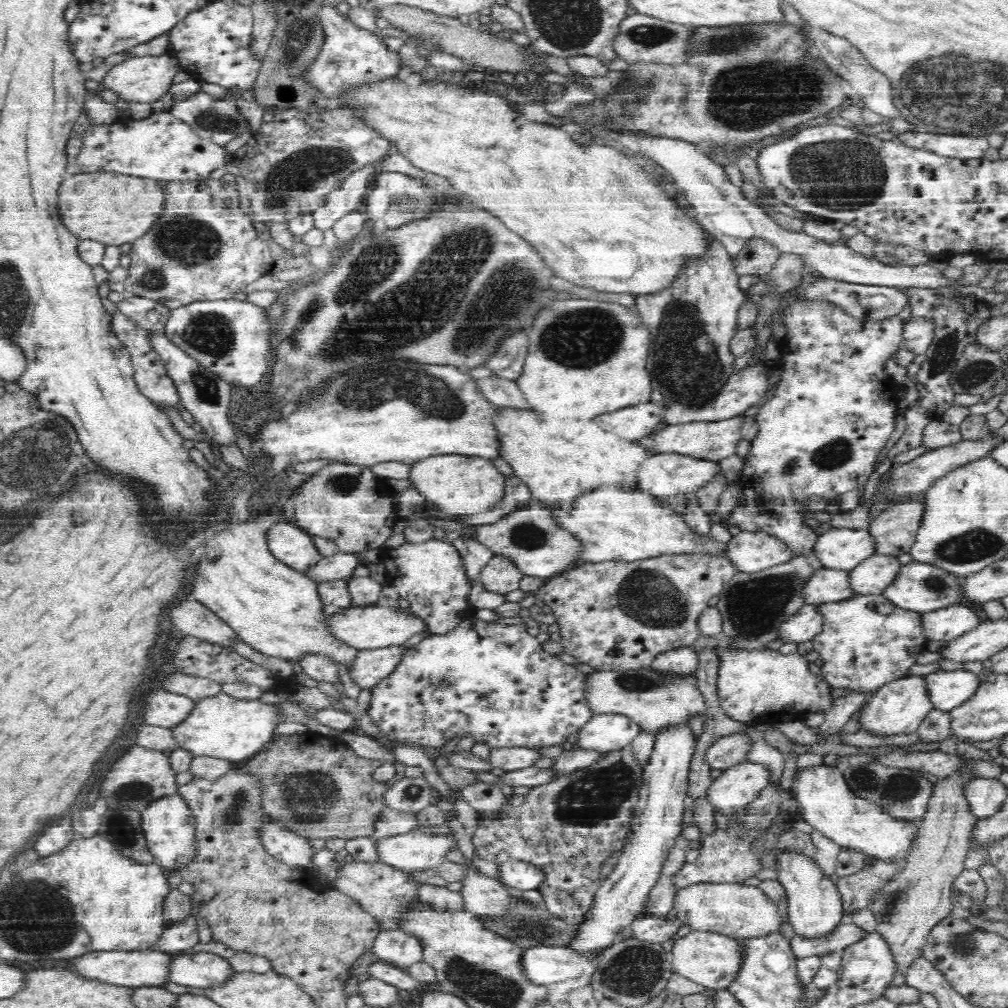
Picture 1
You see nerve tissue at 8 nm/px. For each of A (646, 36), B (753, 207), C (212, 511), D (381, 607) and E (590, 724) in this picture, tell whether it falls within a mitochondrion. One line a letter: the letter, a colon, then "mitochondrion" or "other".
A: mitochondrion
B: other
C: other
D: other
E: other

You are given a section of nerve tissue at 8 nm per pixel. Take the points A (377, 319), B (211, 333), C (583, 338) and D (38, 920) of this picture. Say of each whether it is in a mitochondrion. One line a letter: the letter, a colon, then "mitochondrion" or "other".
A: mitochondrion
B: mitochondrion
C: mitochondrion
D: mitochondrion

